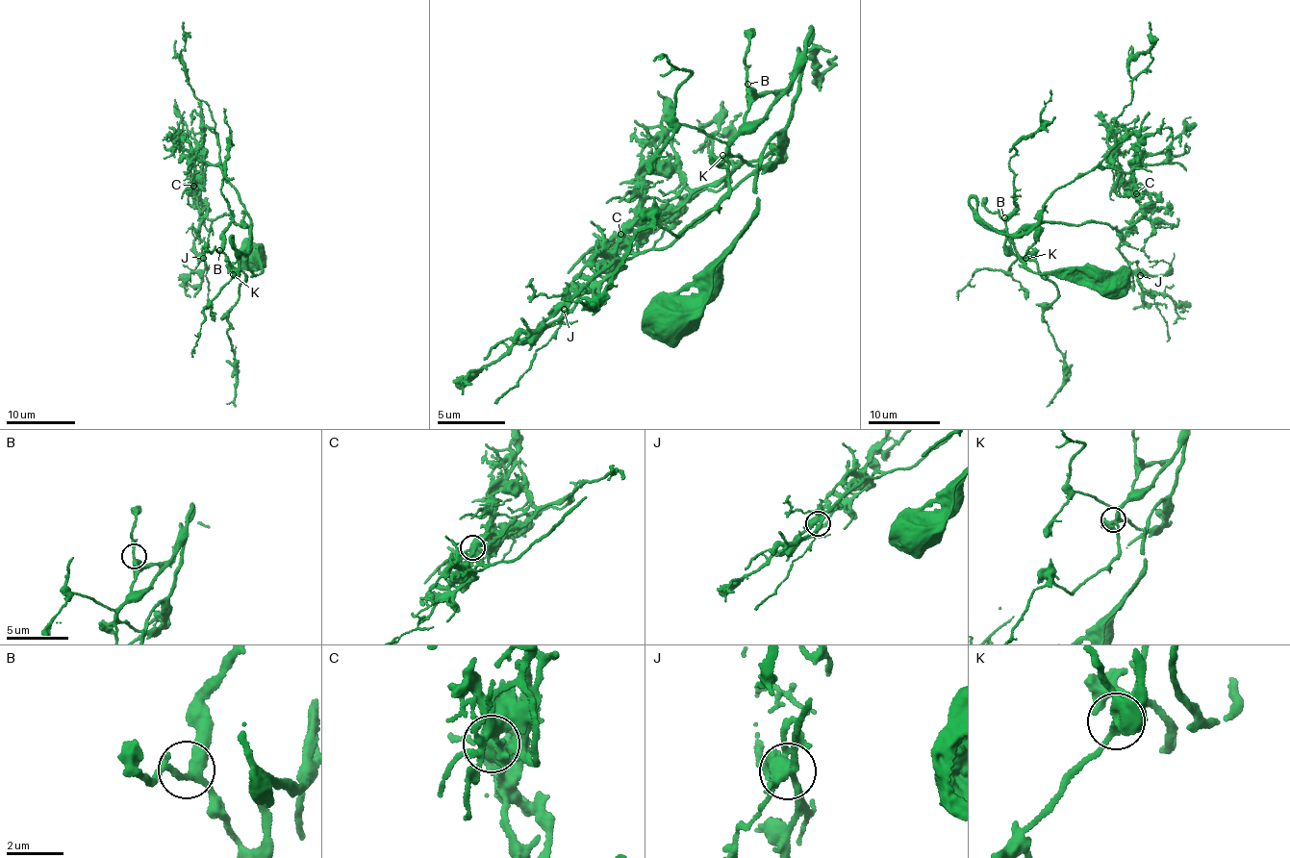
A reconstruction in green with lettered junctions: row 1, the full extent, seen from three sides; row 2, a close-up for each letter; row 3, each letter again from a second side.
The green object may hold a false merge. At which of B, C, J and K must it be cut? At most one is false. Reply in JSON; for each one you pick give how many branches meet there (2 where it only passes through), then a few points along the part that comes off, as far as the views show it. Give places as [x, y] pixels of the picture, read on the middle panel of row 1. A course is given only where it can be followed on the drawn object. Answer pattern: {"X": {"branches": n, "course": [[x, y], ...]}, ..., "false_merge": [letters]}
{"C": {"branches": 7, "course": [[619, 235], [642, 226], [684, 183], [681, 173], [656, 159], [668, 139], [661, 116], [664, 98], [658, 91]]}, "false_merge": ["C"]}

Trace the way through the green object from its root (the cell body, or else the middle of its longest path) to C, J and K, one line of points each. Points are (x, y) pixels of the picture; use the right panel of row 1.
C: (1117, 285), (1121, 282), (1030, 272), (1013, 239), (1053, 220), (1128, 226), (1139, 210), (1137, 193)
J: (1117, 285), (1121, 282), (1030, 272), (1013, 239), (1046, 221), (1102, 222), (1122, 234), (1119, 253), (1140, 275)
K: (1117, 285), (1121, 282), (1080, 281), (1030, 272), (1016, 251), (1013, 239), (1032, 230), (1036, 241), (1025, 258)

